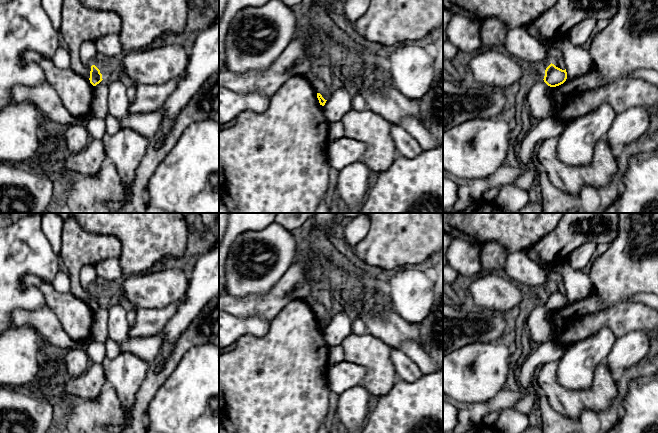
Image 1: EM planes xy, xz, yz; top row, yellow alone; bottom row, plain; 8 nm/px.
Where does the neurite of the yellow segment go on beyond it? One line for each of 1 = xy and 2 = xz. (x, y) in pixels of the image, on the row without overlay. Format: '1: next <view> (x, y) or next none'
1: next none
2: next none

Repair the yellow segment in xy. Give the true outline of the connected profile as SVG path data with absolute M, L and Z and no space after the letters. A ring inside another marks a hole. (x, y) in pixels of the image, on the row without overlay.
M95 289L91 290L89 304L93 310L96 310L97 308L99 308L103 304L100 294Z

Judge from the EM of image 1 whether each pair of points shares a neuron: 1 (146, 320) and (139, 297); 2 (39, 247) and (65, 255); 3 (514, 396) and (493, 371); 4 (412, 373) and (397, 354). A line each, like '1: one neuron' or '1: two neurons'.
1: two neurons
2: two neurons
3: two neurons
4: one neuron

